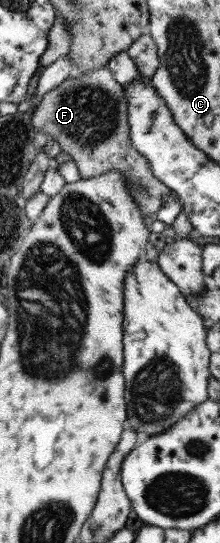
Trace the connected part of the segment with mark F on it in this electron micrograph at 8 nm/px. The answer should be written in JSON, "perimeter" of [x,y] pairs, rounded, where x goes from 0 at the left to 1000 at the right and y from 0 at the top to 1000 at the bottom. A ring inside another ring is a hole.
{"perimeter":[[[473,122],[445,123],[405,134],[314,142],[282,147],[259,160],[191,173],[168,197],[145,203],[136,223],[164,250],[264,260],[277,278],[309,282],[336,297],[373,330],[441,326],[491,315],[541,315],[577,337],[582,354],[600,368],[627,376],[627,387],[650,398],[700,400],[718,383],[736,378],[732,359],[764,354],[718,330],[682,317],[673,297],[645,289],[591,263],[586,230],[577,227],[577,188],[550,160],[509,140],[509,134]]]}

